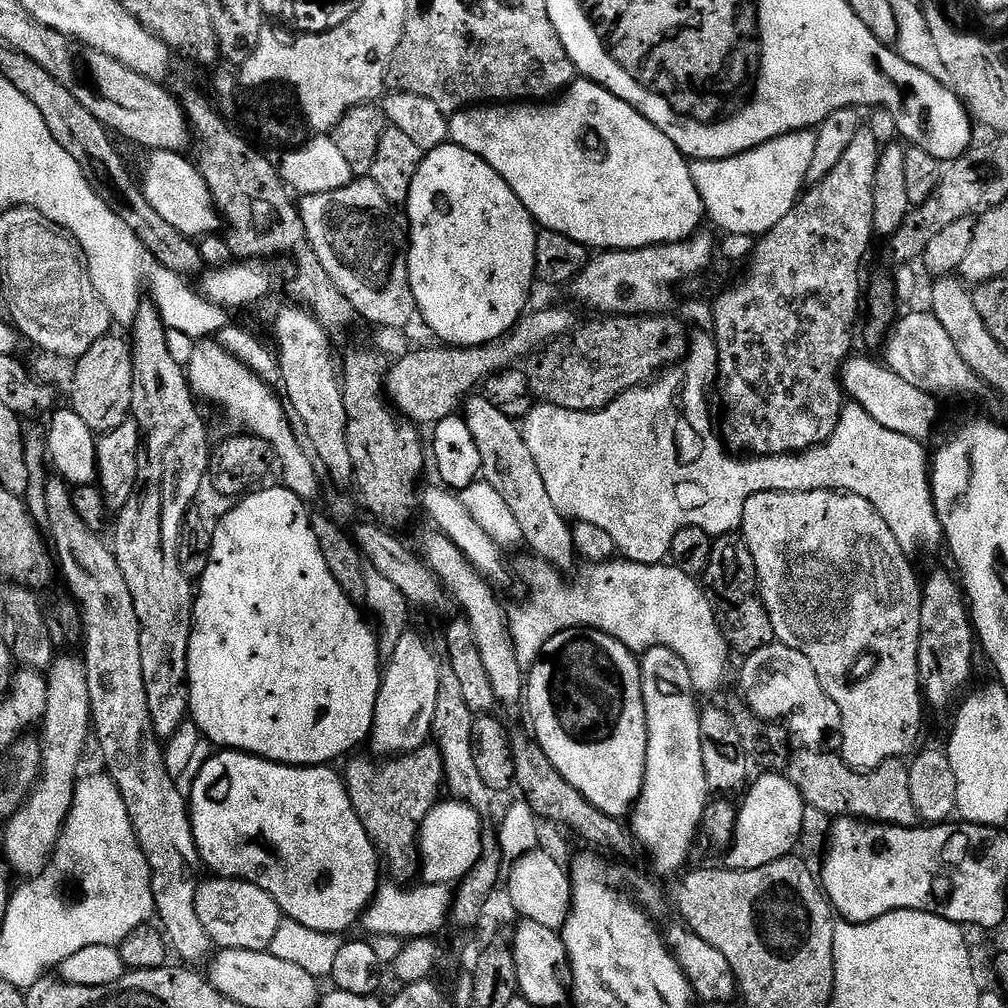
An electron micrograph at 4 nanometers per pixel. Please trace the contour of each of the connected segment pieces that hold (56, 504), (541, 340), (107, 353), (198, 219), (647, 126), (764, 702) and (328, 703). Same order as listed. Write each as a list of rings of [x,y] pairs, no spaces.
[[[49,479],[46,486],[47,525],[52,528],[50,538],[62,576],[64,572],[72,587],[71,595],[82,609],[82,659],[90,686],[94,740],[100,743],[100,752],[108,767],[105,768],[107,775],[111,776],[126,802],[136,840],[148,859],[155,915],[169,949],[175,955],[177,952],[185,965],[200,966],[196,964],[204,959],[205,963],[214,948],[196,909],[196,868],[201,867],[200,855],[192,833],[189,801],[178,791],[175,779],[167,770],[165,749],[152,726],[150,706],[146,702],[146,682],[142,678],[140,619],[115,552],[79,517],[72,494],[73,489],[63,480]]]
[[[540,308],[537,312],[529,311],[521,316],[520,323],[508,333],[502,340],[494,344],[486,344],[478,348],[458,348],[455,346],[436,346],[440,348],[420,348],[417,352],[408,352],[397,364],[393,363],[388,369],[386,377],[386,396],[394,405],[397,412],[406,420],[412,421],[417,426],[434,426],[440,420],[453,415],[467,401],[468,397],[477,391],[476,388],[483,385],[490,377],[505,368],[511,368],[517,362],[531,357],[540,351],[545,344],[557,340],[559,336],[565,336],[577,327],[578,320],[572,317],[568,308]]]
[[[109,334],[98,338],[86,354],[75,361],[72,372],[72,411],[90,426],[90,430],[97,434],[113,432],[122,422],[126,422],[132,415],[132,395],[134,394],[134,358],[132,345],[117,334]]]
[[[152,150],[147,153],[142,187],[146,202],[158,210],[158,218],[170,222],[174,230],[193,238],[203,238],[219,233],[222,216],[212,201],[210,190],[202,178],[199,167],[187,155],[170,150]]]
[[[587,78],[573,80],[563,95],[551,102],[492,102],[487,106],[473,106],[463,108],[461,112],[451,113],[448,116],[448,139],[451,143],[470,150],[470,154],[478,154],[478,158],[485,160],[506,181],[510,190],[518,194],[522,206],[526,206],[526,210],[541,229],[566,234],[566,238],[574,238],[574,242],[585,244],[589,250],[649,248],[655,244],[676,244],[679,240],[692,239],[701,231],[703,224],[700,223],[705,223],[706,220],[698,186],[694,186],[693,169],[689,161],[674,146],[674,142],[670,142],[670,138],[666,138],[666,134],[662,134],[662,130],[654,127],[637,108],[631,108],[625,100],[619,100],[612,92],[607,92],[601,84],[595,84],[593,80]]]
[[[779,642],[767,644],[762,650],[751,652],[743,661],[744,665],[740,668],[740,688],[744,691],[743,701],[755,715],[763,721],[787,720],[788,726],[793,736],[803,747],[817,747],[822,744],[822,740],[828,732],[838,734],[841,730],[842,718],[841,711],[837,704],[825,692],[825,688],[820,685],[818,674],[814,666],[810,664],[810,658],[798,650]]]
[[[268,487],[249,491],[239,502],[233,503],[232,508],[218,522],[218,530],[214,530],[210,562],[200,575],[198,591],[194,596],[192,637],[188,647],[190,720],[197,725],[203,739],[211,740],[213,745],[221,749],[247,752],[249,756],[260,756],[263,760],[273,760],[276,764],[328,766],[336,762],[332,760],[339,756],[347,757],[356,750],[351,748],[356,748],[363,740],[365,743],[369,739],[382,675],[380,648],[376,644],[373,625],[364,621],[365,613],[356,609],[359,608],[357,601],[351,600],[342,586],[334,582],[334,574],[330,574],[330,566],[326,566],[326,558],[322,558],[322,550],[318,550],[318,538],[314,538],[309,505],[286,487]]]

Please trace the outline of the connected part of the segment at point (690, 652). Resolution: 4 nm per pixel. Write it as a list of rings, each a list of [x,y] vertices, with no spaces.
[[[531,558],[520,564],[520,576],[528,587],[528,604],[521,608],[512,608],[508,617],[508,625],[512,631],[514,650],[518,654],[521,665],[531,666],[542,654],[546,642],[554,638],[564,628],[600,628],[606,634],[618,638],[631,652],[643,654],[649,648],[657,648],[659,644],[674,650],[682,662],[690,670],[693,689],[700,692],[716,692],[724,684],[728,676],[728,656],[730,649],[724,641],[722,630],[716,621],[712,604],[708,601],[708,593],[704,591],[701,581],[694,576],[687,576],[671,563],[635,564],[627,558],[613,558],[605,564],[593,564],[588,573],[577,584],[564,580],[565,573],[548,561]]]

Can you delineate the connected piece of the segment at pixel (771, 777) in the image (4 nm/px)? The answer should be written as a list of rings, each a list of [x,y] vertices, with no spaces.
[[[766,772],[757,779],[755,777],[745,794],[737,809],[734,839],[724,860],[725,867],[730,869],[757,869],[791,855],[806,824],[807,802],[785,773]]]

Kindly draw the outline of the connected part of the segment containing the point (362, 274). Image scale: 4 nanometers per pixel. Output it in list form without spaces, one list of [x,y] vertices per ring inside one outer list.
[[[371,178],[353,179],[352,183],[326,194],[310,194],[299,201],[298,207],[309,248],[322,262],[322,270],[330,274],[334,286],[350,298],[350,306],[354,306],[361,321],[369,320],[380,328],[404,328],[417,319],[408,269],[408,217],[397,205],[386,202],[386,194],[378,190]]]

